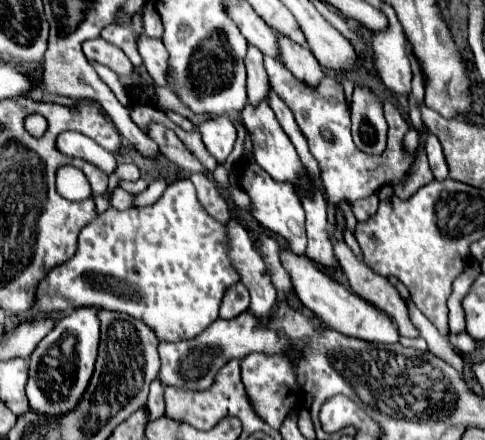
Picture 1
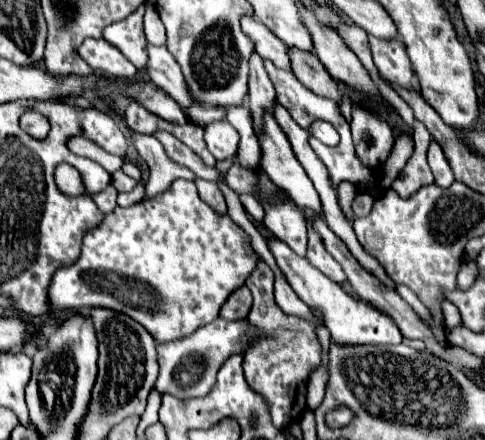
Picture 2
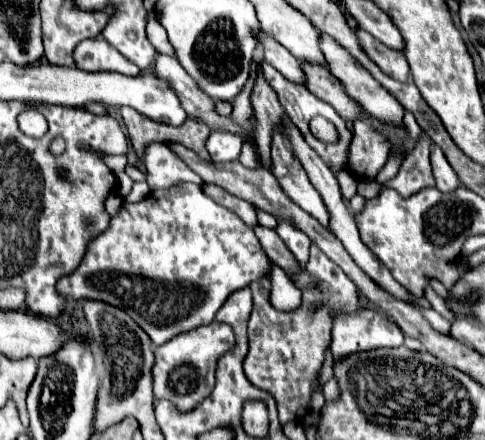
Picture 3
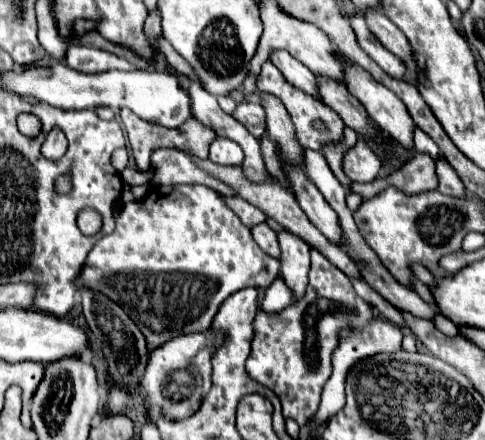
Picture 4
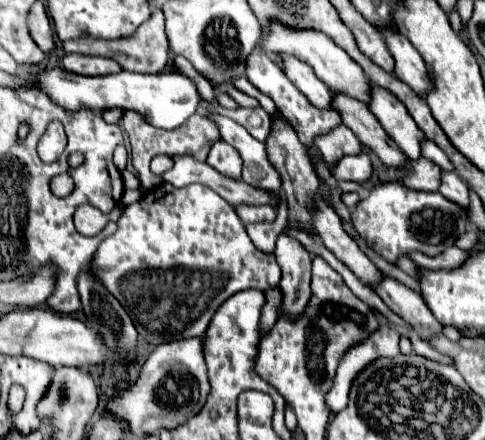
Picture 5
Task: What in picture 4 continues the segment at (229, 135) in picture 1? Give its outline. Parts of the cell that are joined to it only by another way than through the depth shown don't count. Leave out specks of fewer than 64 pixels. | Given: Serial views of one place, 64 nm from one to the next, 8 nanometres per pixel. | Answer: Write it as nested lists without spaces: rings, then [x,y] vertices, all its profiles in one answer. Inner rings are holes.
[[[216,138],[210,146],[210,156],[208,156],[214,164],[220,166],[240,166],[244,160],[244,152],[240,150],[240,146],[228,138]]]

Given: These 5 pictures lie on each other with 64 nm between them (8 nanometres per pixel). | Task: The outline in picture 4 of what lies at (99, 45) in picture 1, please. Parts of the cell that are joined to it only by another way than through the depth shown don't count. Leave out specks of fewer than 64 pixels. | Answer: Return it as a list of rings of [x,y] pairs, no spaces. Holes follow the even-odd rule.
[[[82,46],[68,48],[66,64],[70,68],[76,68],[78,72],[88,72],[88,74],[108,72],[108,70],[134,70],[130,62],[118,58],[116,54],[96,48],[82,48]]]

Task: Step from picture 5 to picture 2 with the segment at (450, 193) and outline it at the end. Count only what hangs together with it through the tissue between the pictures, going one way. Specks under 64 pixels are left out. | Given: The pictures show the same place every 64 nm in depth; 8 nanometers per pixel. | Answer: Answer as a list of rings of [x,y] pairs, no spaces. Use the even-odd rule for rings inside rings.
[[[434,140],[430,142],[430,148],[428,148],[428,164],[432,168],[436,184],[440,188],[450,188],[450,184],[454,182],[454,172],[448,166],[448,160],[444,158],[444,152],[440,150],[440,146]]]

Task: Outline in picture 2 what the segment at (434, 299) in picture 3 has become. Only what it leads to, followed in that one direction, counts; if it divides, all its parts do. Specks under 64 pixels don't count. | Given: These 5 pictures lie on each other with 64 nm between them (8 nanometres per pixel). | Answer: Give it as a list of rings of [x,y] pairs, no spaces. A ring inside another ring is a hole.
[[[444,300],[444,304],[442,304],[442,316],[444,316],[444,322],[446,322],[448,328],[454,328],[462,322],[458,308],[454,304],[450,304],[448,300]]]

